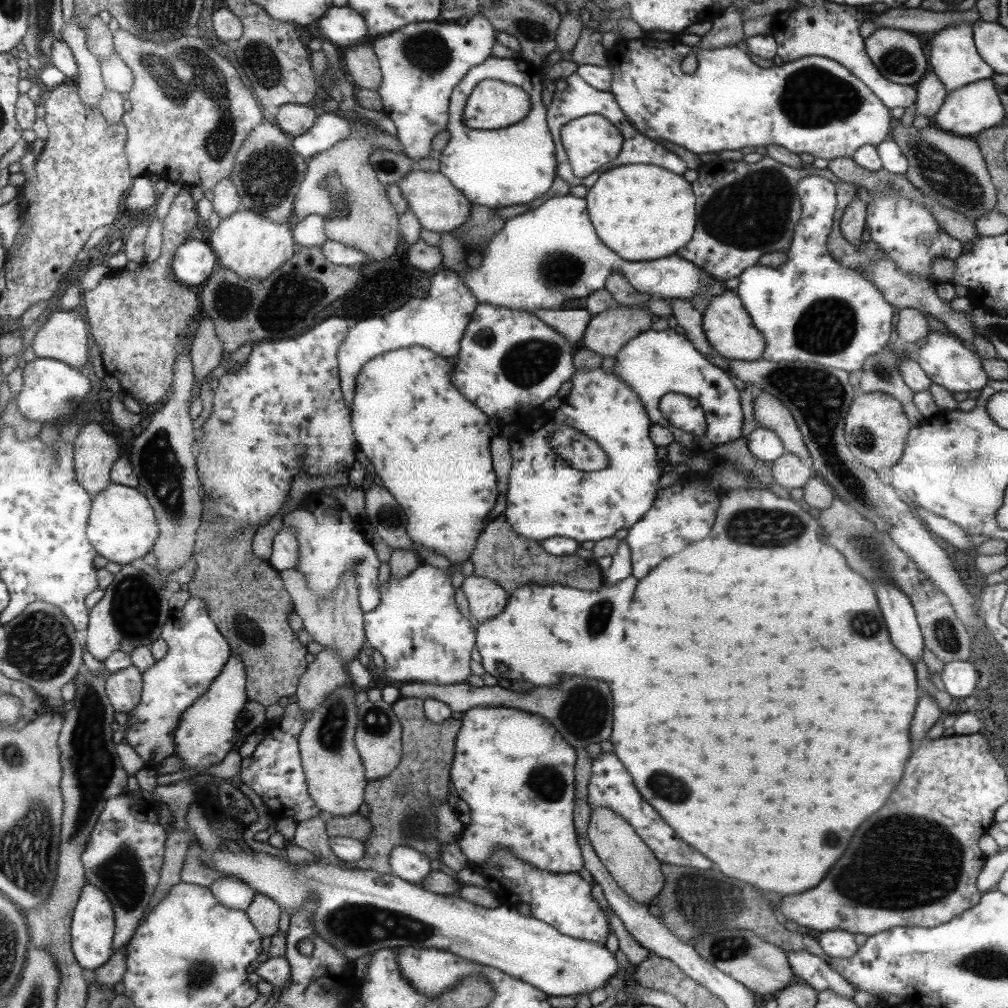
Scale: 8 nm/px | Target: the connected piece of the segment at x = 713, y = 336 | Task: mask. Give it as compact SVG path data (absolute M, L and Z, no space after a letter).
M732 290L720 293L710 301L704 314L703 328L713 348L721 357L738 361L756 361L763 359L767 343L761 331L758 331L752 316L745 309L741 298Z

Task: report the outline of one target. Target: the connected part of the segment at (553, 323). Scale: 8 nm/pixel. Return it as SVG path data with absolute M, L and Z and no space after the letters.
M584 308L562 309L562 310L536 310L533 314L537 315L542 322L549 323L550 328L555 329L567 341L573 344L575 349L581 347L581 341L592 314Z

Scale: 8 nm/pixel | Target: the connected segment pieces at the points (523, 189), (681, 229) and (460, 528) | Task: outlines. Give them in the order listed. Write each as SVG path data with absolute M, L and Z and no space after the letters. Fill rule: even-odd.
M490 56L481 65L470 69L465 74L464 80L453 90L453 94L449 100L449 126L446 128L450 133L450 139L442 149L442 155L436 164L440 166L439 171L445 174L450 179L450 182L459 191L462 191L462 194L472 204L490 208L504 208L504 206L514 206L514 204L528 204L528 202L544 196L552 188L552 182L556 178L557 150L554 150L554 142L552 142L553 134L548 130L548 126L546 126L546 105L542 98L543 80L544 77L540 75L540 84L534 84L532 82L532 76L528 74L528 70L522 68L520 60L516 62L516 60L508 60L508 58L494 58ZM486 79L501 80L502 82L522 87L530 95L530 103L532 103L532 108L530 108L528 116L524 116L520 122L516 122L513 126L497 130L474 130L466 126L463 120L463 114L468 96L476 88L478 82Z
M624 165L614 167L604 174L600 172L596 184L588 190L588 198L589 217L594 218L594 226L598 226L602 242L606 242L606 246L614 246L614 250L618 250L618 254L622 254L622 258L628 262L653 261L672 256L693 237L696 214L692 186L682 176L672 174L660 166Z
M425 347L383 353L368 362L358 374L352 408L352 425L362 459L372 464L383 486L405 508L410 538L431 548L433 554L444 555L452 567L473 556L478 537L485 532L487 517L499 495L490 456L490 440L498 436L498 432L489 415L454 386L453 370L456 370L454 359L441 358Z

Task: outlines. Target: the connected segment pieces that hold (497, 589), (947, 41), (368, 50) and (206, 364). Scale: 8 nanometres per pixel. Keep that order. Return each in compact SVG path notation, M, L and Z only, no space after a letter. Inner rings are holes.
M473 574L465 577L461 589L469 602L470 613L478 624L498 616L509 602L508 591L494 579Z
M958 22L936 32L930 43L930 68L949 92L972 82L990 79L995 73L989 63L978 54L972 22Z
M357 44L344 52L344 64L356 87L368 90L382 88L384 76L381 74L380 59L372 46Z
M203 313L199 319L194 338L190 342L190 358L193 365L194 387L188 405L200 397L202 382L226 358L222 342L216 337L214 322L208 314Z

